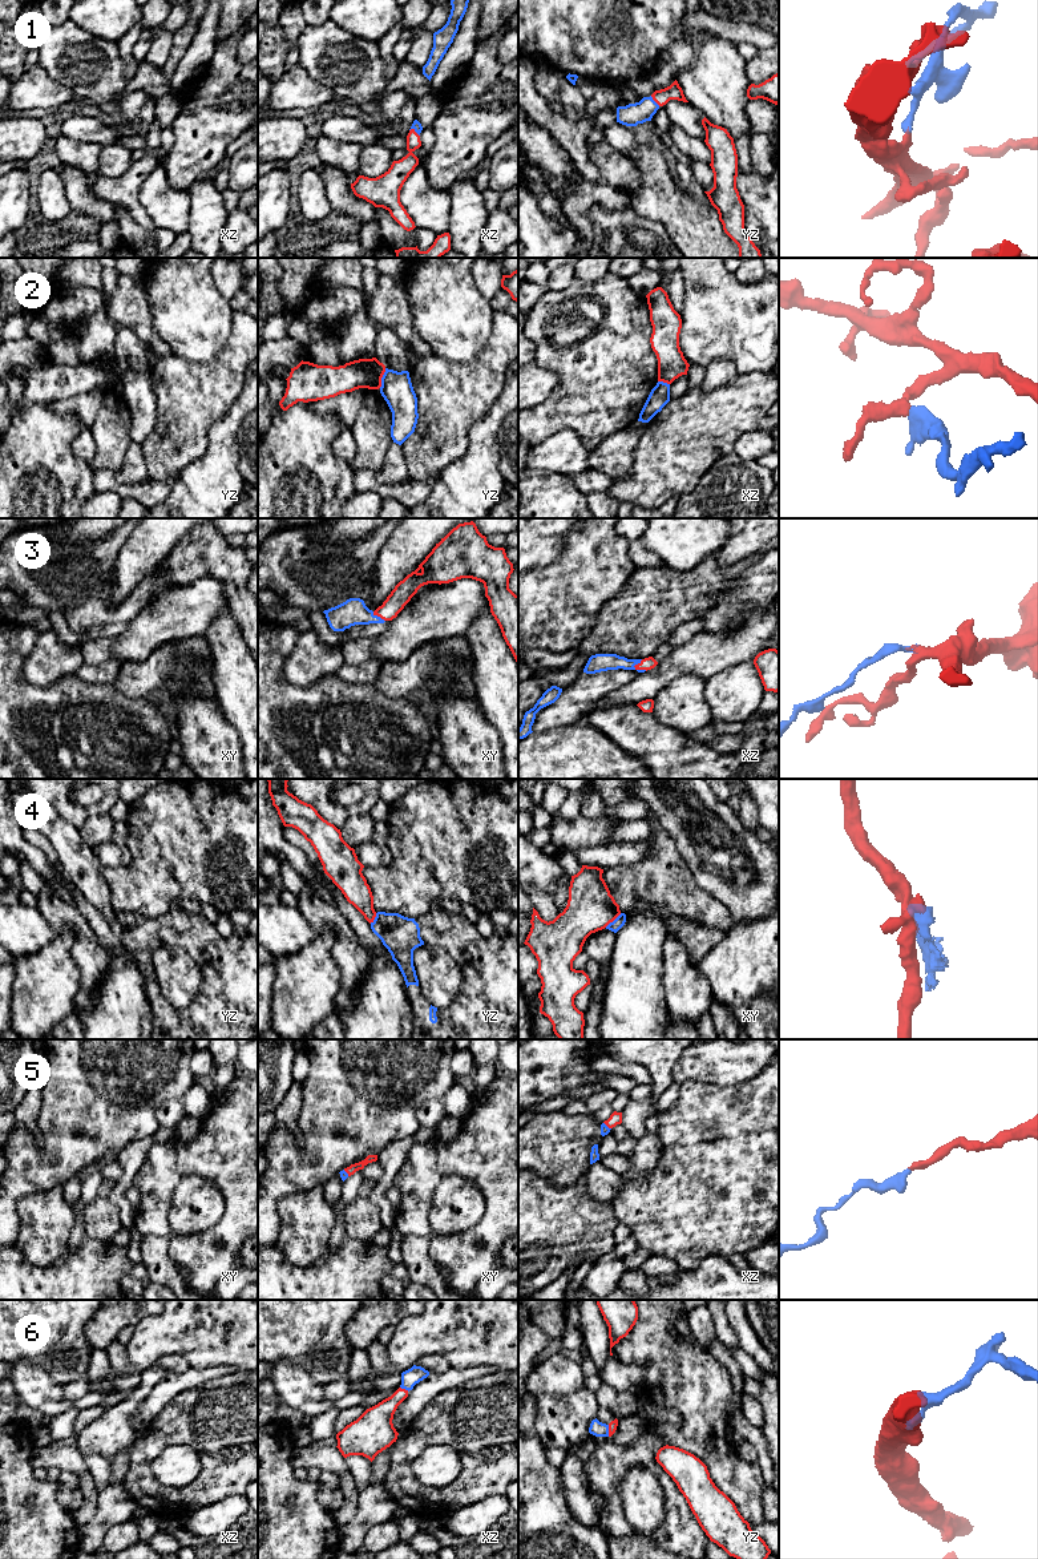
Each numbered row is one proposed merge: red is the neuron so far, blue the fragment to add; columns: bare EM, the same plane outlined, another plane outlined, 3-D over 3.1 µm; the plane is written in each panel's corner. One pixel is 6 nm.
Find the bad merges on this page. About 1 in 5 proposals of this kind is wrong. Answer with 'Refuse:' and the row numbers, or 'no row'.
Refuse: 2, 4

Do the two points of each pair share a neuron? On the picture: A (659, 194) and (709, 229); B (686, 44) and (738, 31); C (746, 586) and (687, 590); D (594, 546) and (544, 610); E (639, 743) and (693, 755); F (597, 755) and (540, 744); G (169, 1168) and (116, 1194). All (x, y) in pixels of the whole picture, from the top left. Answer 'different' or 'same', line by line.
A: same
B: same
C: different
D: same
E: same
F: same
G: different

